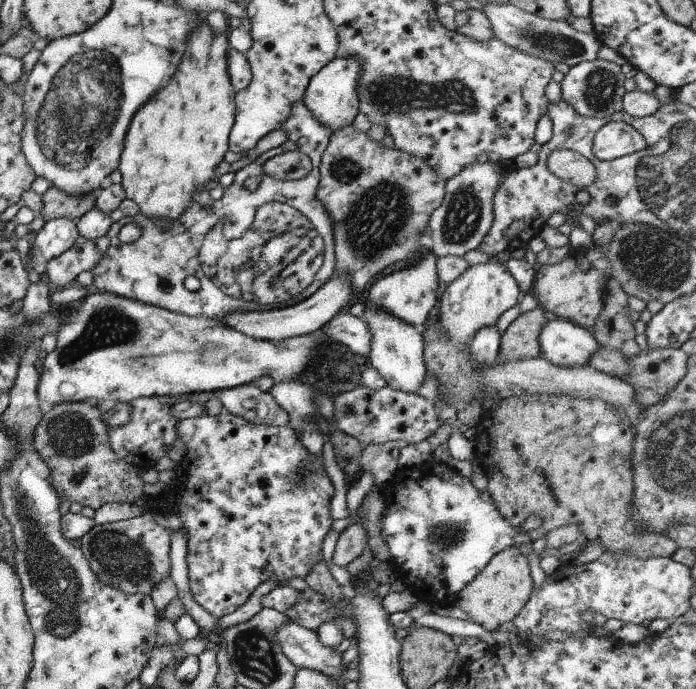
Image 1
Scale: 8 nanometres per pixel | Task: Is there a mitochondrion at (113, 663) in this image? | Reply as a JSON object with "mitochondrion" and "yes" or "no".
{"mitochondrion":"no"}

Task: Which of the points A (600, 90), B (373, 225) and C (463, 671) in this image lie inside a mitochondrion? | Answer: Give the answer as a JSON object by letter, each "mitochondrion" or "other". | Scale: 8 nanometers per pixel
{"A":"mitochondrion","B":"mitochondrion","C":"other"}

